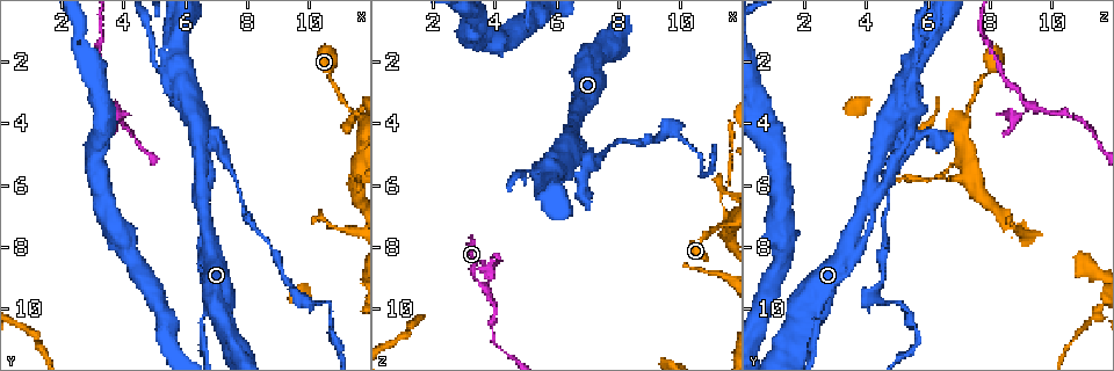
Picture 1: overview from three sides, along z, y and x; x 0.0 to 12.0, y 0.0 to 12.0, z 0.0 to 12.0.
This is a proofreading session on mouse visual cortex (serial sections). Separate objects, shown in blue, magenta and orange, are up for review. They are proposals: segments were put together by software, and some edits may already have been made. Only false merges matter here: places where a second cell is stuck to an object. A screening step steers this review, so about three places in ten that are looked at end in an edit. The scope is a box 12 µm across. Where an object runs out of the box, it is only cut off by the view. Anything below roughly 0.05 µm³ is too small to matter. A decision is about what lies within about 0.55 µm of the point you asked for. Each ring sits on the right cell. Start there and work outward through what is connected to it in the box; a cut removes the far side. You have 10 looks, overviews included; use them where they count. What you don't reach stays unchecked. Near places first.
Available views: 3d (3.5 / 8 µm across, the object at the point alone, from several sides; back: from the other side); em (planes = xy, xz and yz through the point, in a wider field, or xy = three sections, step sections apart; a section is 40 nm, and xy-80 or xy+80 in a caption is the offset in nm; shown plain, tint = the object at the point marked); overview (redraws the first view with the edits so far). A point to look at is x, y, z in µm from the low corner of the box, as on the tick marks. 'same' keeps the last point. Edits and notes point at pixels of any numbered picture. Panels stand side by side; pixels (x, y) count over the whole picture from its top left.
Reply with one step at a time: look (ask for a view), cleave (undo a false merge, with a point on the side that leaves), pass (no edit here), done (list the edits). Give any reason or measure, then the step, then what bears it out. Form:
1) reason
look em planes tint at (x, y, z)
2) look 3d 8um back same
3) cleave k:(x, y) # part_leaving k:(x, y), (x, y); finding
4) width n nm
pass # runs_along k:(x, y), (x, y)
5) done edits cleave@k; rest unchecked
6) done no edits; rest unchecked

thin neck
look em xy step 1 tint at (11.3, 5.8, 6.6)

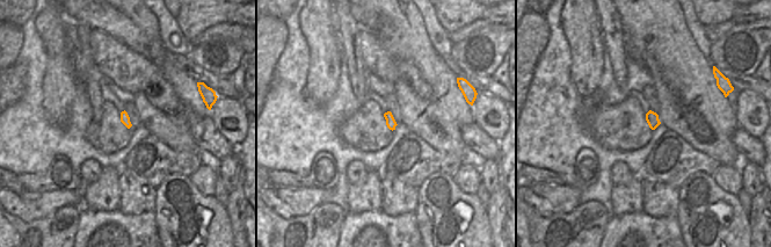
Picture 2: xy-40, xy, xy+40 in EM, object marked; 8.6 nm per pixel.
see where the arms go
look 3d 3.5um same

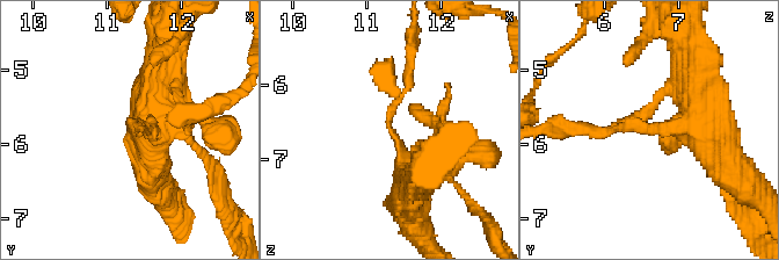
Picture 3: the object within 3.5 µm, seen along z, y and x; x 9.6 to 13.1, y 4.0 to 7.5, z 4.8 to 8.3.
width 90 nm
pass # runs_along 3:(700, 107), (692, 128), (579, 124); one cell here

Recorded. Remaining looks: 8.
two arms at a narrow angle
look 3d 8um at (6.6, 6.3, 4.4)

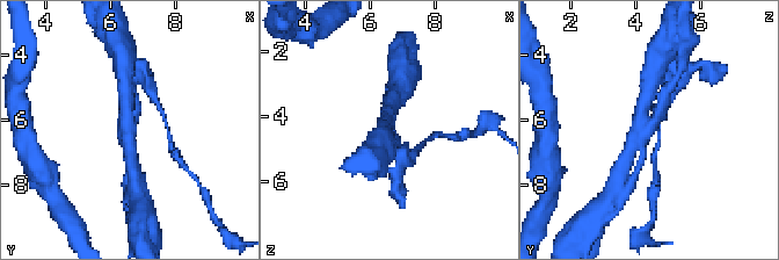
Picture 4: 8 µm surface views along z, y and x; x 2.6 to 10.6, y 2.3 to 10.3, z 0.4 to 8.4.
look 3d 3.5um back at (6.6, 6.3, 4.3)

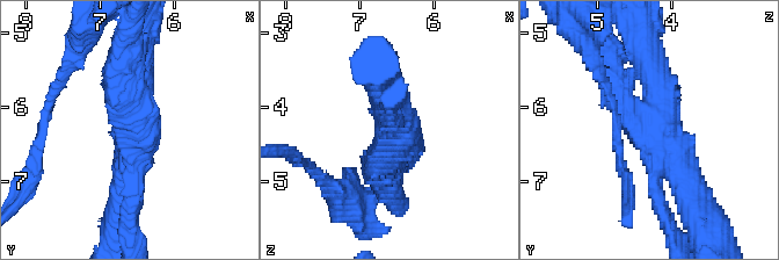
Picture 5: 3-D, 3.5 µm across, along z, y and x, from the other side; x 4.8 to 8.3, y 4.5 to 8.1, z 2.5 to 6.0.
look em xy step 5 tint at (6.55, 6.30, 4.30)

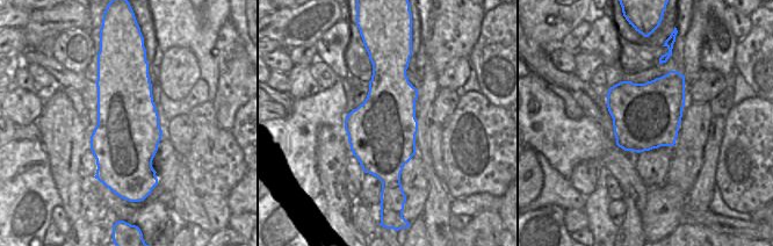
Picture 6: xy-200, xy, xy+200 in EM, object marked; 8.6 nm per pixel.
pass # runs_along 5:(690, 187), (646, 56); continuous, no second cell

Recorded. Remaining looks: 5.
three arms meet
look 3d 3.5um at (3.7, 3.4, 9.3)

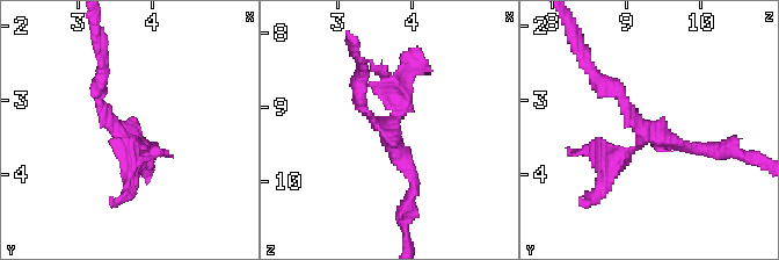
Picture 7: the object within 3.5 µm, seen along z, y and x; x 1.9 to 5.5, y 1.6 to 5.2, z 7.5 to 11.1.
arms 3; arm_widths 150, 200, 200 nm
look em xy step 1 tint at (3.65, 3.50, 9.30)

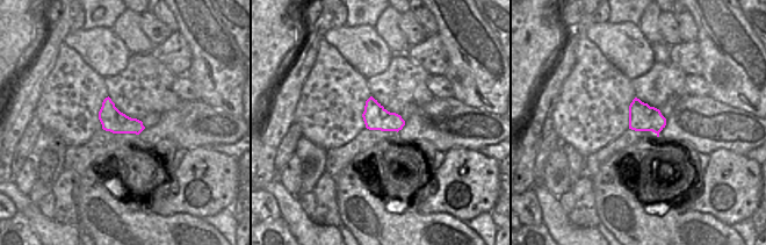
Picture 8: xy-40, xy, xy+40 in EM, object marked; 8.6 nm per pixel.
cleave 7:(130, 157) # part_leaving 7:(138, 150), (128, 193), (113, 207); two cells meet here

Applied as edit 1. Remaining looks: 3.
look overview

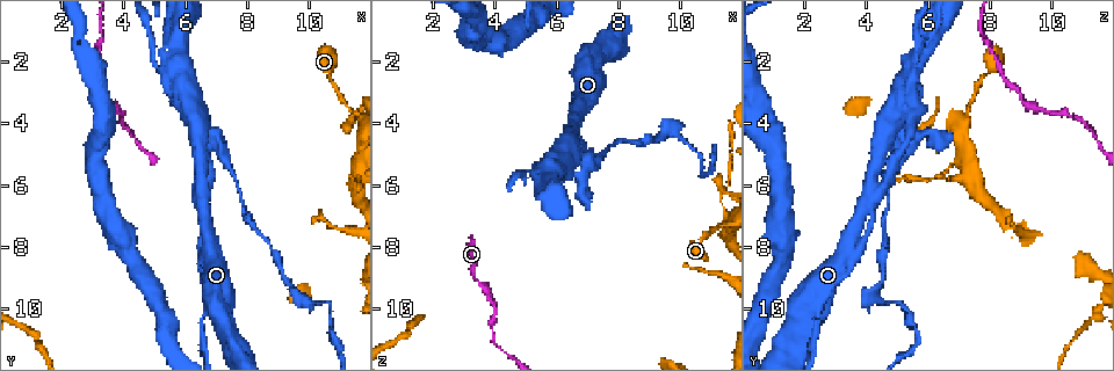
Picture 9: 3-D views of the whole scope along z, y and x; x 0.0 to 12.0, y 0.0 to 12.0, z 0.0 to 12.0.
thin neck
look 3d 3.5um at (6.9, 4.5, 5.4)

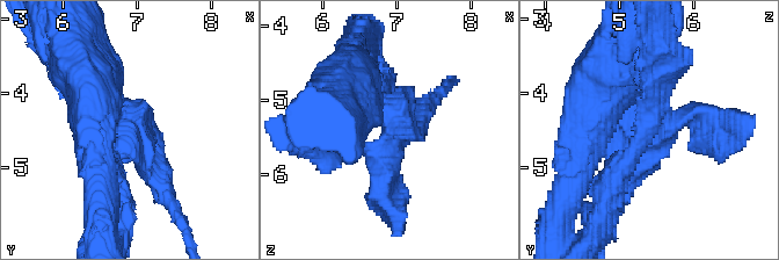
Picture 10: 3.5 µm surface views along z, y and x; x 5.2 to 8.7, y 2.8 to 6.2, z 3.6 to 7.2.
look em planes tint at (7.00, 4.55, 5.35)

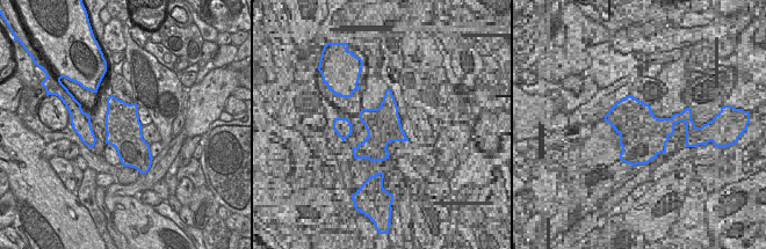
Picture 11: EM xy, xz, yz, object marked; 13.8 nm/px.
cleave 10:(415, 115) # part_leaving 10:(385, 116), (406, 125), (435, 95); two cells meet here

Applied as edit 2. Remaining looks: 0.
done edits cleave@7, cleave@10; rest unchecked

